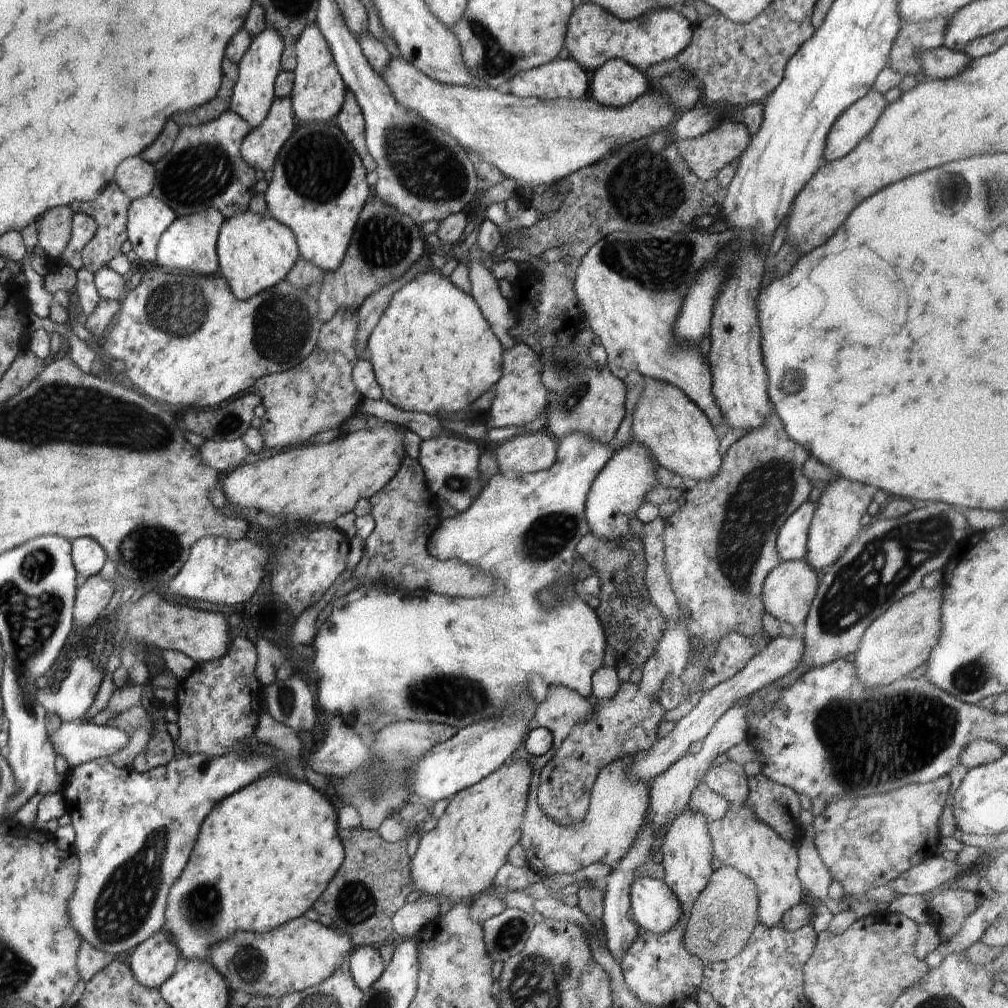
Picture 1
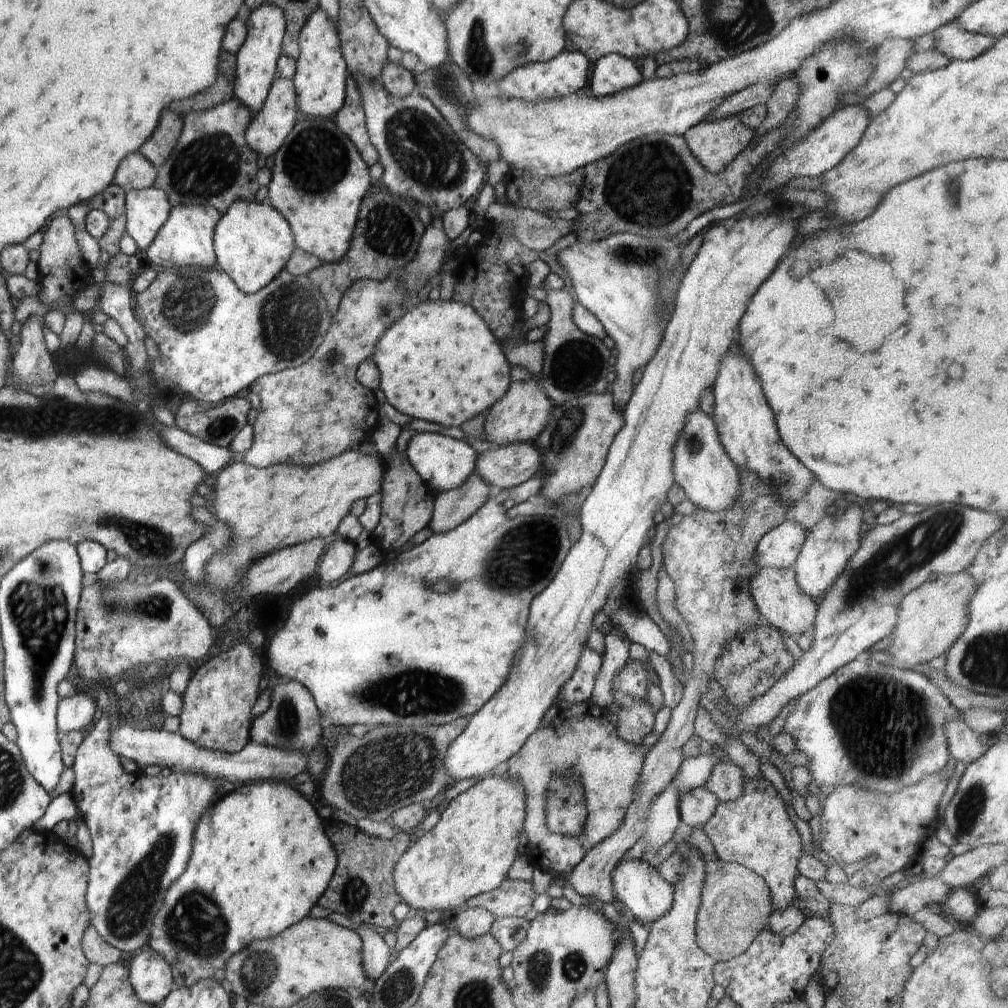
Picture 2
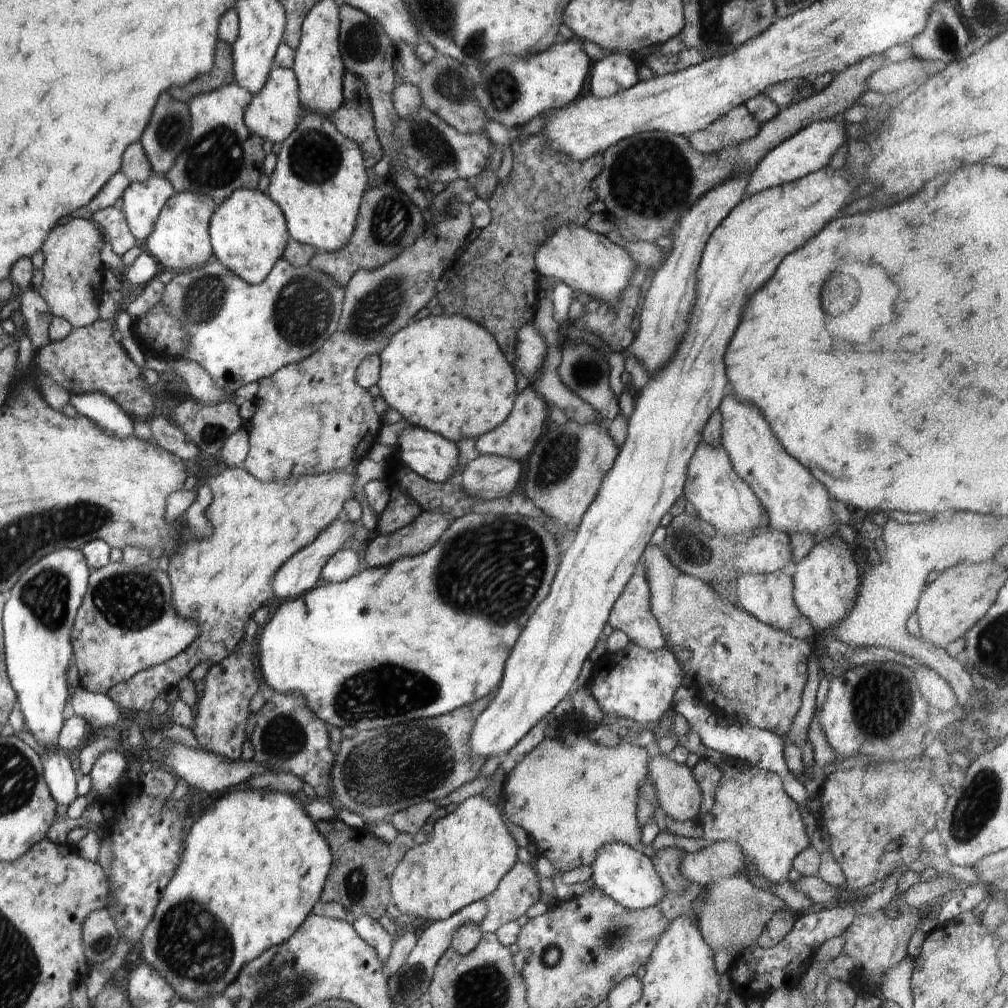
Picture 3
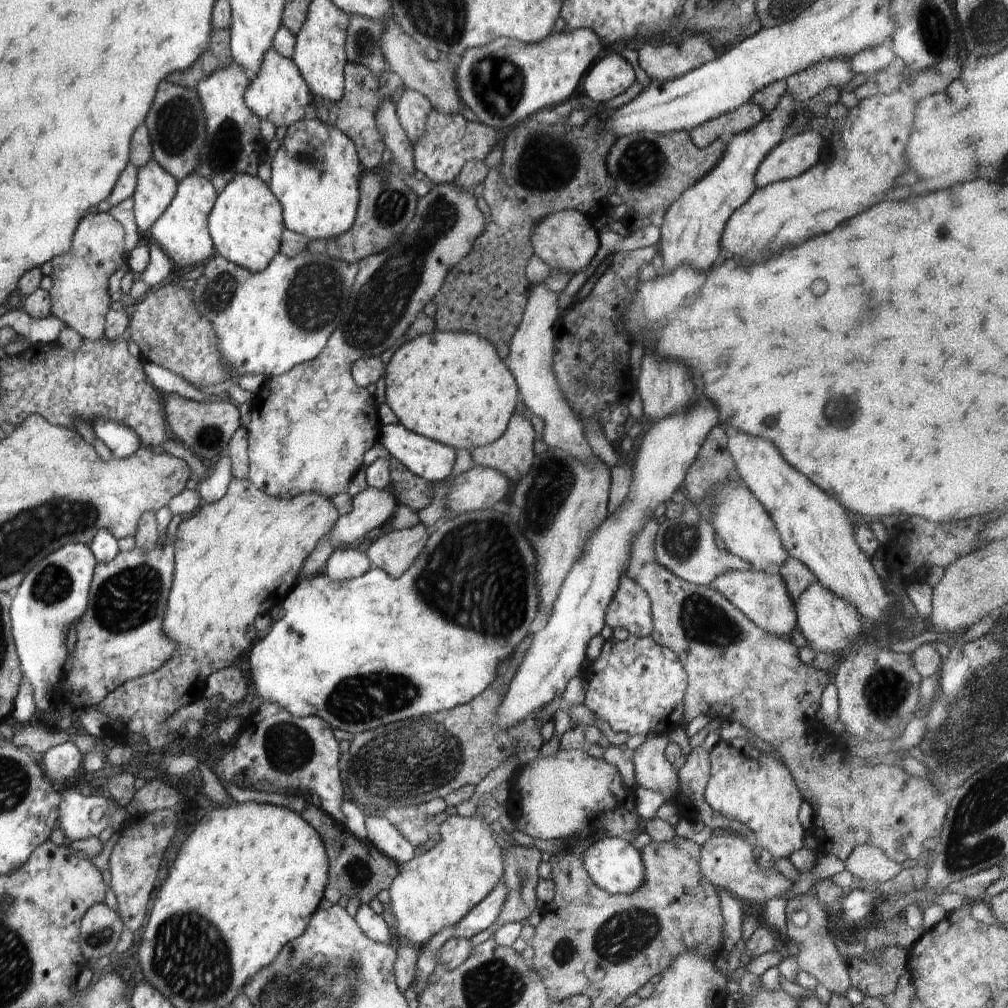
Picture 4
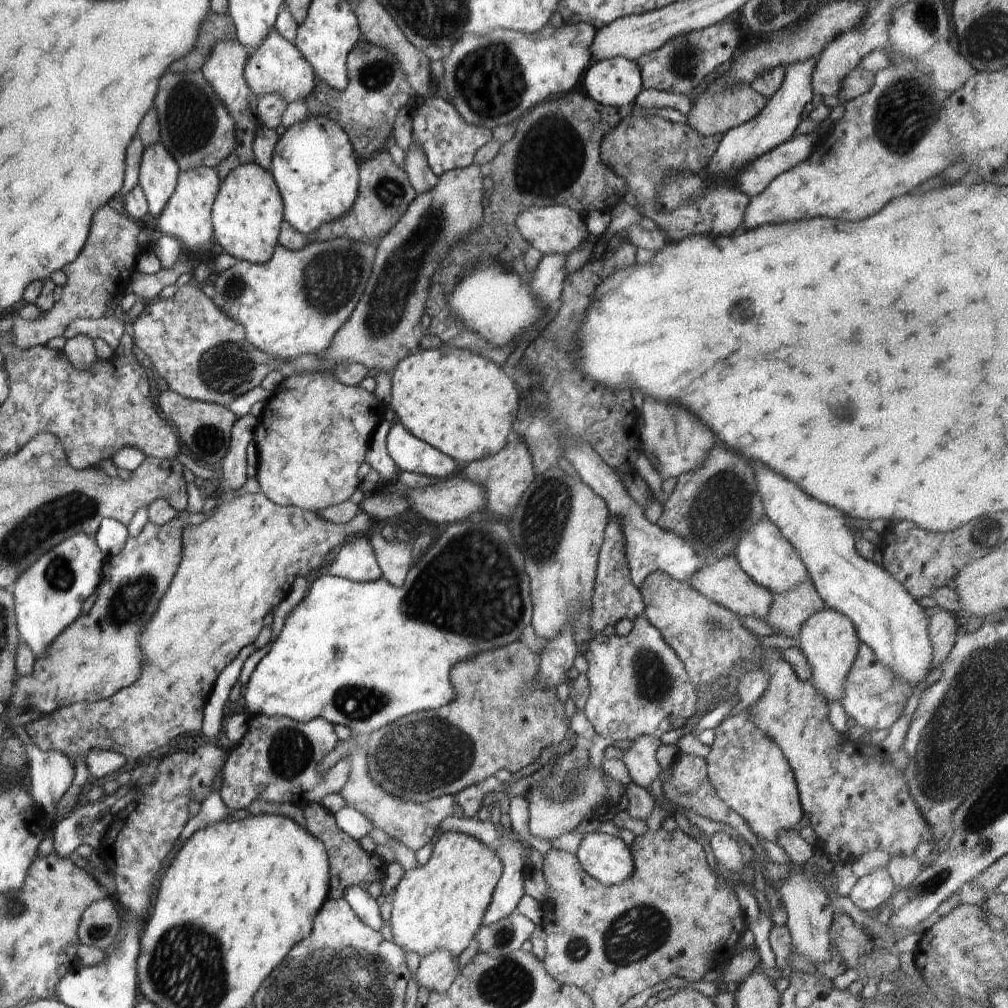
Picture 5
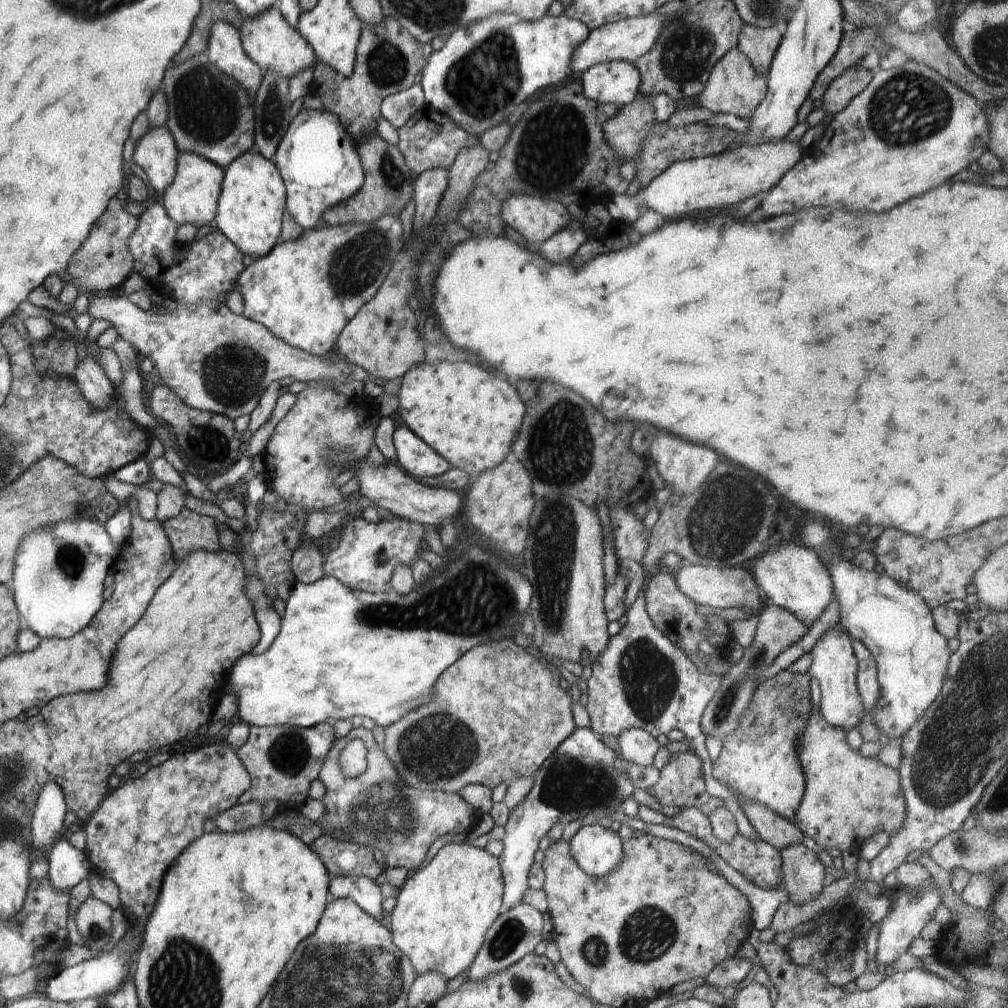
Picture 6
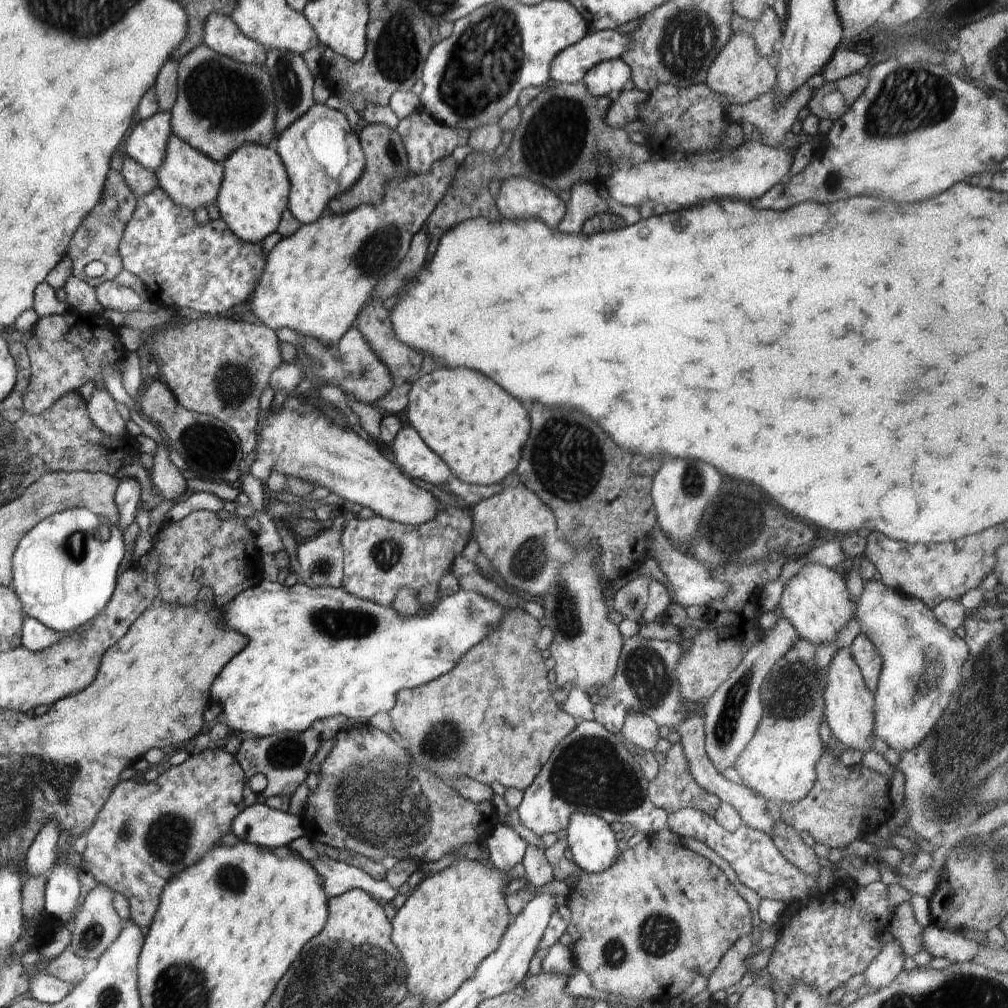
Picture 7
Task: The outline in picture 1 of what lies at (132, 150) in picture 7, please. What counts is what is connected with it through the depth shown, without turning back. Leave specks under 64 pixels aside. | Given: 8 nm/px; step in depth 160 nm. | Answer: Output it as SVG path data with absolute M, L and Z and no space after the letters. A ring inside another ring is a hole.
M151 194L131 202L127 213L127 240L140 260L155 264L158 242L176 218L170 206Z

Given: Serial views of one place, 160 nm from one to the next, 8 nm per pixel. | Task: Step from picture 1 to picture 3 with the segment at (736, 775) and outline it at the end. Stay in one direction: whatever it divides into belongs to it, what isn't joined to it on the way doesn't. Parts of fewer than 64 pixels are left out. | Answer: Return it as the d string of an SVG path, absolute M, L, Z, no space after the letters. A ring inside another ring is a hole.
M700 758L692 770L703 798L701 800L699 814L696 818L698 822L702 822L703 816L714 806L715 792L719 787L722 773L715 763L706 760L706 758Z

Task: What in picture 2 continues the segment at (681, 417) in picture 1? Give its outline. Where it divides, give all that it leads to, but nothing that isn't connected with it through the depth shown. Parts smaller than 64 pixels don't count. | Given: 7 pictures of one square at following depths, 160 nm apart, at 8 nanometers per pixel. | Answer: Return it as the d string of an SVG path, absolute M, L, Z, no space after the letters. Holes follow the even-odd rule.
M701 410L687 417L685 429L673 452L673 471L675 482L700 509L711 513L728 511L740 498L741 477L738 467L722 446L714 421Z

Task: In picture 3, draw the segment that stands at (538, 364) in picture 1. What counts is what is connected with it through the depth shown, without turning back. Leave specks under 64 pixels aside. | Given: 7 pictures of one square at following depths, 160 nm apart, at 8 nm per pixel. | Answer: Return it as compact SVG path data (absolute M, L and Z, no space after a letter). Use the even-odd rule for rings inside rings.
M528 385L523 392L516 395L510 416L507 416L500 426L476 439L476 447L479 454L498 455L499 457L508 457L519 462L519 460L526 458L530 454L530 450L535 447L536 440L546 430L548 416L549 408L546 406L546 402L536 394L536 390L532 386Z

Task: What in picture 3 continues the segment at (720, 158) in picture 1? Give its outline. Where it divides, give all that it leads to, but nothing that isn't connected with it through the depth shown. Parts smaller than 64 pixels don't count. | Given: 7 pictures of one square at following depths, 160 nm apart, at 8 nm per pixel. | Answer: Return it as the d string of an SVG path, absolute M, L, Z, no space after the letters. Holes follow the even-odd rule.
M738 105L704 130L691 134L688 140L694 150L702 154L717 154L726 147L756 136L761 126L745 105Z

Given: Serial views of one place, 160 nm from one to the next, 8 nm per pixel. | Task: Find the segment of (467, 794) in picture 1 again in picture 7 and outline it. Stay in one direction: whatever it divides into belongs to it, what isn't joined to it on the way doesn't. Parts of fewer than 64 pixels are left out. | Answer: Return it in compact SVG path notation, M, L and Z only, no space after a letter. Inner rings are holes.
M467 859L454 862L436 875L422 879L390 920L393 928L391 939L404 959L410 995L423 995L424 1004L439 1007L463 982L474 976L478 965L498 948L504 931L512 921L513 916L504 902L502 890L512 878L523 879L525 875L521 862L505 875L496 867Z

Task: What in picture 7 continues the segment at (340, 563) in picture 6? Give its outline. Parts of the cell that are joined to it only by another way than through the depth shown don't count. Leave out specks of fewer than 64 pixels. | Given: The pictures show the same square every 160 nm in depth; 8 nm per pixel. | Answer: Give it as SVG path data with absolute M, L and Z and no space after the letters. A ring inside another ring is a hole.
M438 502L437 513L432 520L421 525L405 525L398 521L389 521L384 517L374 515L369 519L354 518L343 528L341 541L344 549L344 566L342 588L351 595L361 599L374 601L379 605L390 607L396 598L396 593L404 587L418 594L426 584L438 584L440 578L451 570L455 557L460 556L473 530L473 518L469 507L464 504L456 507L453 502Z

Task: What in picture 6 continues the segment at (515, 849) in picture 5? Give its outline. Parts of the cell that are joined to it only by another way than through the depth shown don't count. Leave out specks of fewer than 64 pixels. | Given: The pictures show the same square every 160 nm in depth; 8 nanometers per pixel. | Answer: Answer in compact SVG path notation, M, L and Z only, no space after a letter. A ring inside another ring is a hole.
M576 727L575 731L540 765L534 774L534 785L528 795L509 812L503 839L501 864L503 883L503 910L522 902L528 890L529 870L534 863L538 842L556 824L566 826L572 820L581 820L602 809L602 816L622 811L622 804L634 798L634 788L629 776L614 766L616 752L608 747L604 737L591 728Z

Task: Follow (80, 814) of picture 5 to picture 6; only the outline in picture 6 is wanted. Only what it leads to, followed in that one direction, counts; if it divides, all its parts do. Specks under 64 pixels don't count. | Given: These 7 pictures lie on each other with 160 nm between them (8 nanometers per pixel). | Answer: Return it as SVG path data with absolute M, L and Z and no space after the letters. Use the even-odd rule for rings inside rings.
M60 839L48 851L47 879L60 892L68 892L91 874L91 862L84 850L77 850L66 839Z

